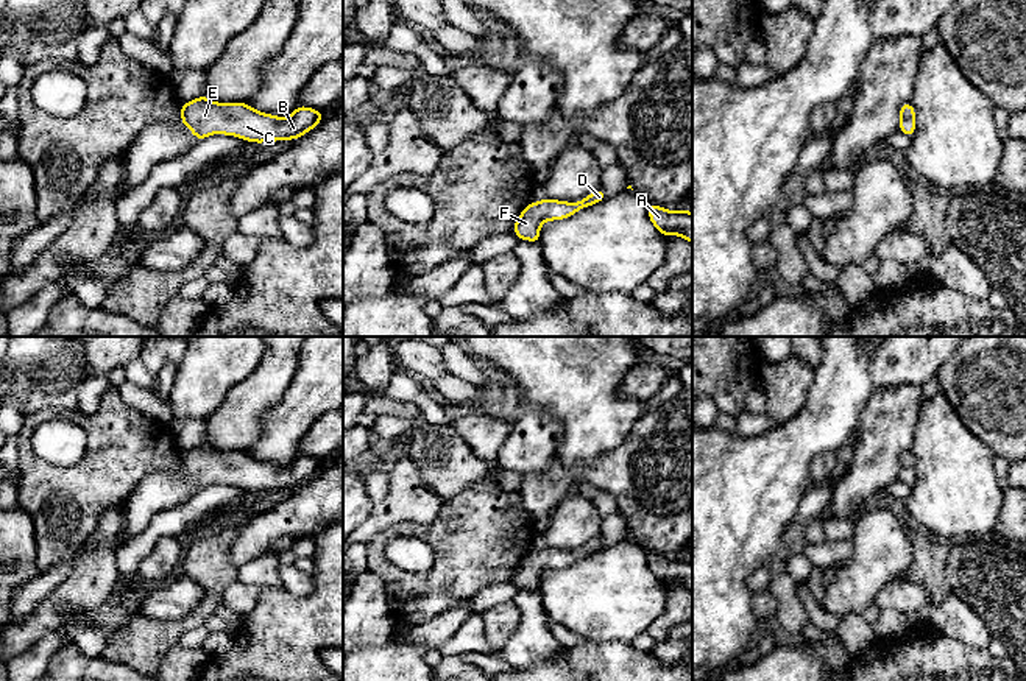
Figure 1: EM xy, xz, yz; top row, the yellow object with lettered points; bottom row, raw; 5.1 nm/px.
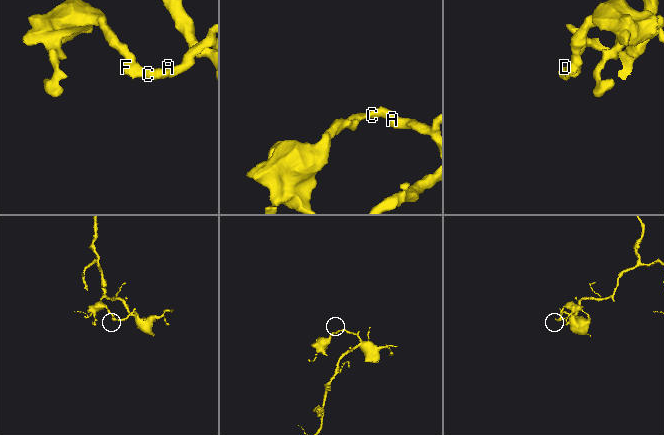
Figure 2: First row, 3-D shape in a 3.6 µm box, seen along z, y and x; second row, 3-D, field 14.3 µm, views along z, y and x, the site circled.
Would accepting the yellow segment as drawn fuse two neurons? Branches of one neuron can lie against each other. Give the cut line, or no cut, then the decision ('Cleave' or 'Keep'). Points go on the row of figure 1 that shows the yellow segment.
No split. Keep

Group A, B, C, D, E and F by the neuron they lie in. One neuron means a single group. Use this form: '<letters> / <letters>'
A B C D E F

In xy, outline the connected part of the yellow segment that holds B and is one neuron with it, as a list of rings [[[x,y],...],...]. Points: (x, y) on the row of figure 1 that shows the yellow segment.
[[[200,95],[181,103],[181,123],[203,140],[212,134],[235,136],[245,142],[295,140],[313,129],[326,115],[307,106],[298,106],[288,117],[259,112],[243,101],[217,103]]]

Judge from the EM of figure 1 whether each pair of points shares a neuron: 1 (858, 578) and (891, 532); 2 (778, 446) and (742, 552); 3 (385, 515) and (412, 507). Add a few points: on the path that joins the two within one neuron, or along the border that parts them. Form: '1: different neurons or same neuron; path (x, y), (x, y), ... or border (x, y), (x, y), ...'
1: same neuron; path (869, 568), (881, 550), (881, 543)
2: same neuron; path (767, 472), (742, 497), (742, 525)
3: same neuron; path (392, 510), (406, 507)

